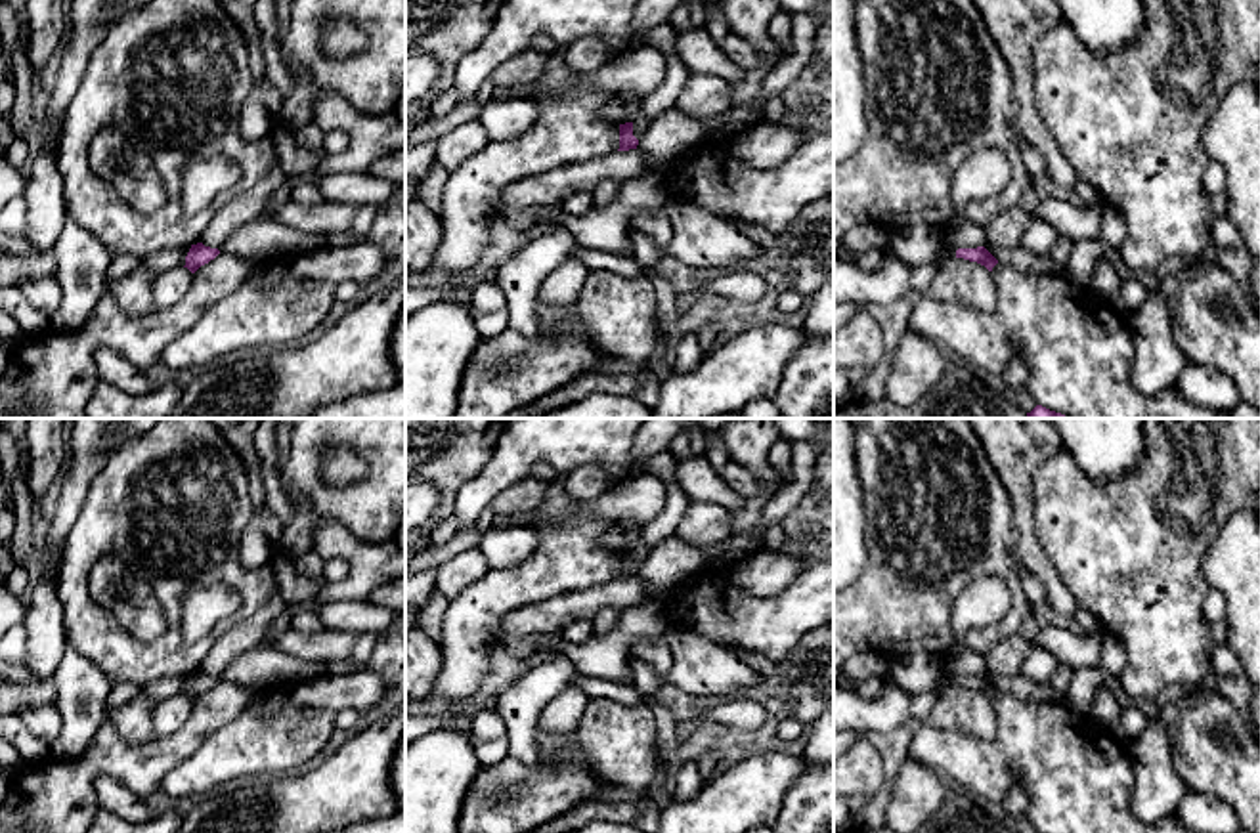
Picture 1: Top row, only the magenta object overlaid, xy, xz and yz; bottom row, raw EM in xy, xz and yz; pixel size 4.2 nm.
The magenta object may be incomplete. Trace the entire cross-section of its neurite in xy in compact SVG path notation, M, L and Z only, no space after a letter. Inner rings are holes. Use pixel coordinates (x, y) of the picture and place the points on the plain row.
M203 671L191 673L185 694L191 701L195 701L201 694L208 692L220 682L218 676L205 674Z

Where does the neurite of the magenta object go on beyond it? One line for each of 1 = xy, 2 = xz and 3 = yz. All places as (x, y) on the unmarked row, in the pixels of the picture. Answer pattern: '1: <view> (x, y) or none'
1: none
2: none
3: none

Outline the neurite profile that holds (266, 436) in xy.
M262 418L260 428L254 434L254 449L262 460L262 466L281 468L281 459L277 451L277 428L281 418Z

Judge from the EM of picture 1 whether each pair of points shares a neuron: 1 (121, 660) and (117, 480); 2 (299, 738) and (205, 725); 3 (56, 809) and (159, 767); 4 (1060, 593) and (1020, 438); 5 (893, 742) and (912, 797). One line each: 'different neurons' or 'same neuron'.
1: same neuron
2: different neurons
3: same neuron
4: same neuron
5: different neurons

